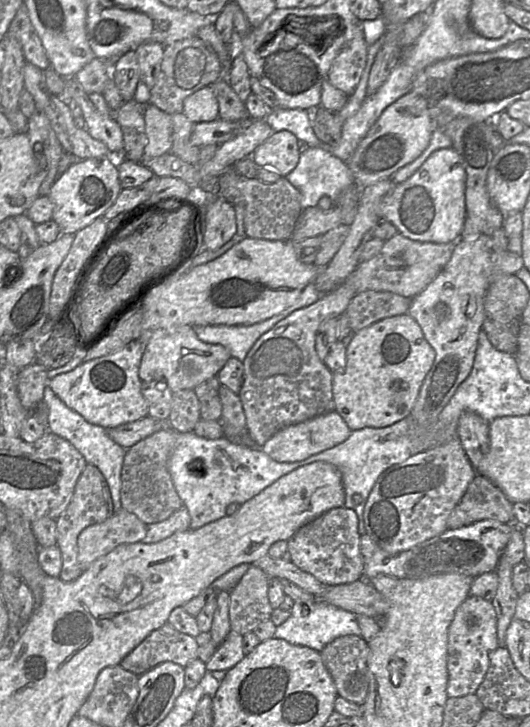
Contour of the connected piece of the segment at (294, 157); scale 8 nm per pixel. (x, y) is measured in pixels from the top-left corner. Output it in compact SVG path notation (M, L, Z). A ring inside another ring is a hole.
M288 130L273 132L252 153L253 161L260 168L272 168L285 177L298 164L301 143Z

